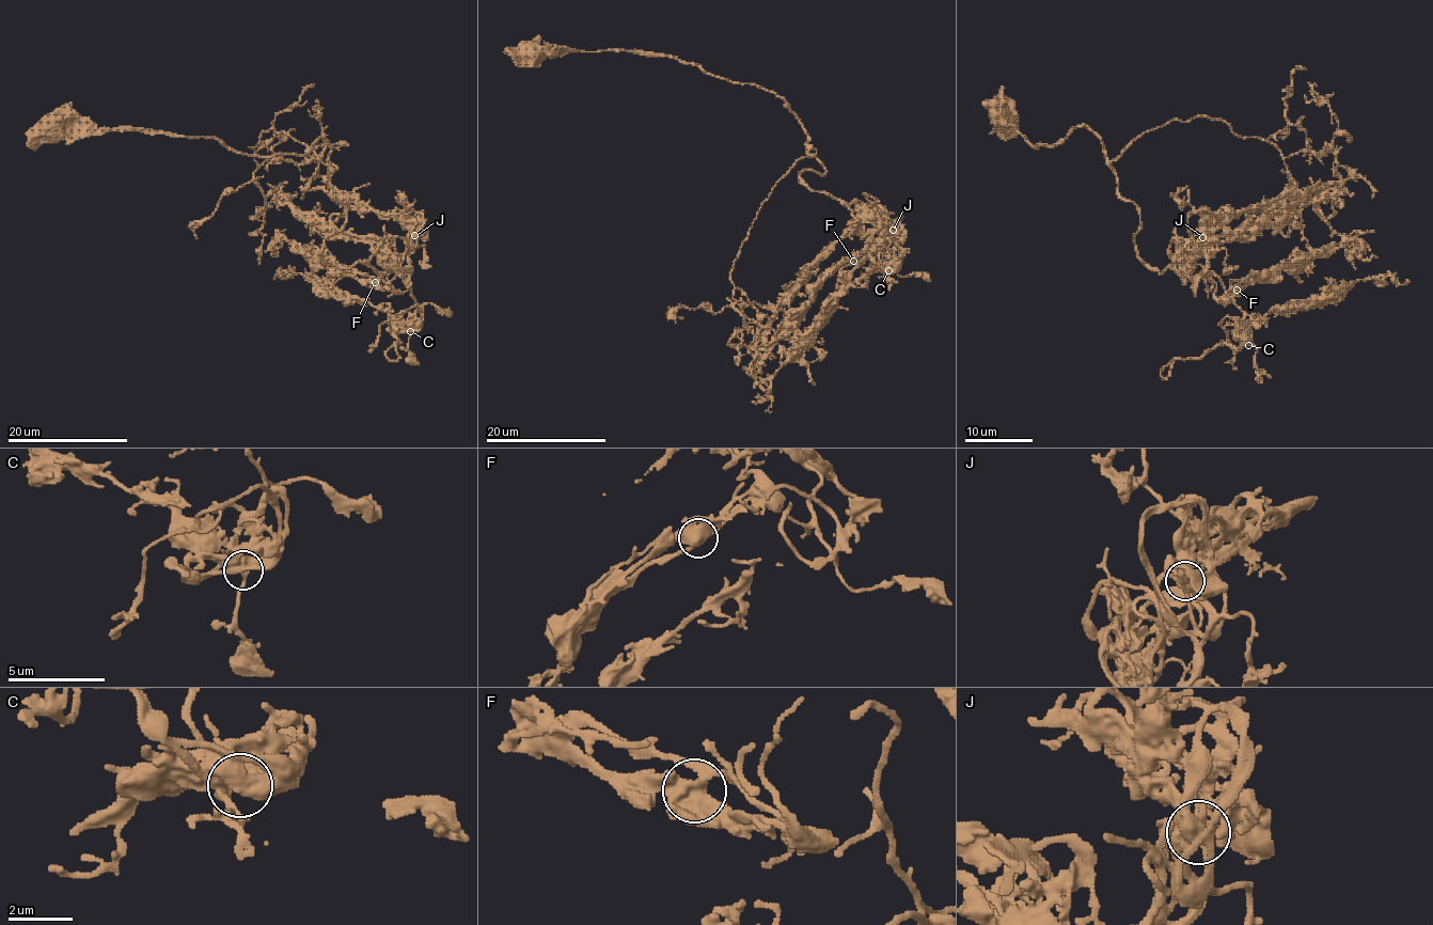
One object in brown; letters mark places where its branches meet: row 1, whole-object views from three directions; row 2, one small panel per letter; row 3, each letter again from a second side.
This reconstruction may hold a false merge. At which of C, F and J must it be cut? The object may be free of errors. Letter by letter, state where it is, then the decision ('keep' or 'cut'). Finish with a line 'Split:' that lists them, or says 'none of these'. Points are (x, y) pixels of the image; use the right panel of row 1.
C: place (1248, 345); keep
F: place (1237, 289); keep
J: place (1202, 237); keep
Split: none of these

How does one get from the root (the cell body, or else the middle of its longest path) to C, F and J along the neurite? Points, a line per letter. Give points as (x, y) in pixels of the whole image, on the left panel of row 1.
C: (57, 130), (215, 137), (254, 156), (303, 155), (323, 137), (347, 215), (321, 256), (408, 267), (410, 331)
F: (57, 130), (215, 137), (254, 156), (323, 137), (347, 215), (321, 256), (398, 270), (391, 289), (374, 282)
J: (57, 130), (215, 137), (254, 156), (323, 137), (347, 215), (321, 256), (350, 267), (414, 235)

